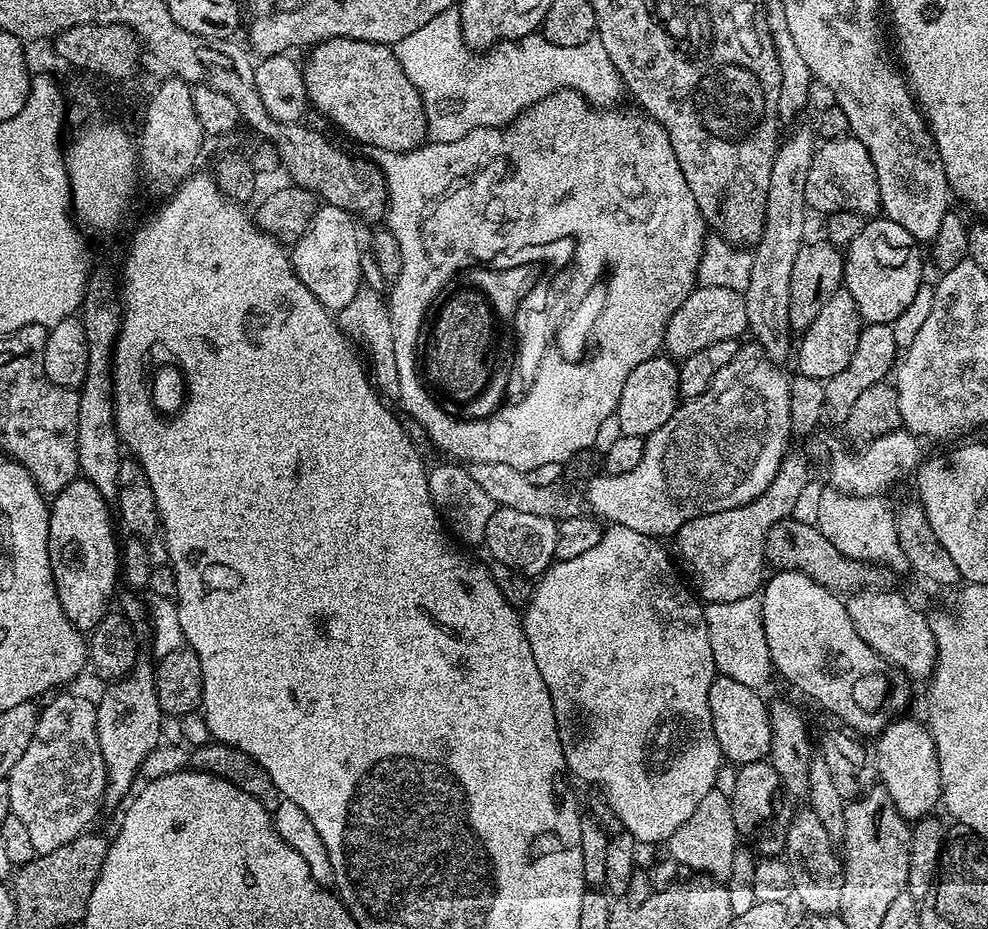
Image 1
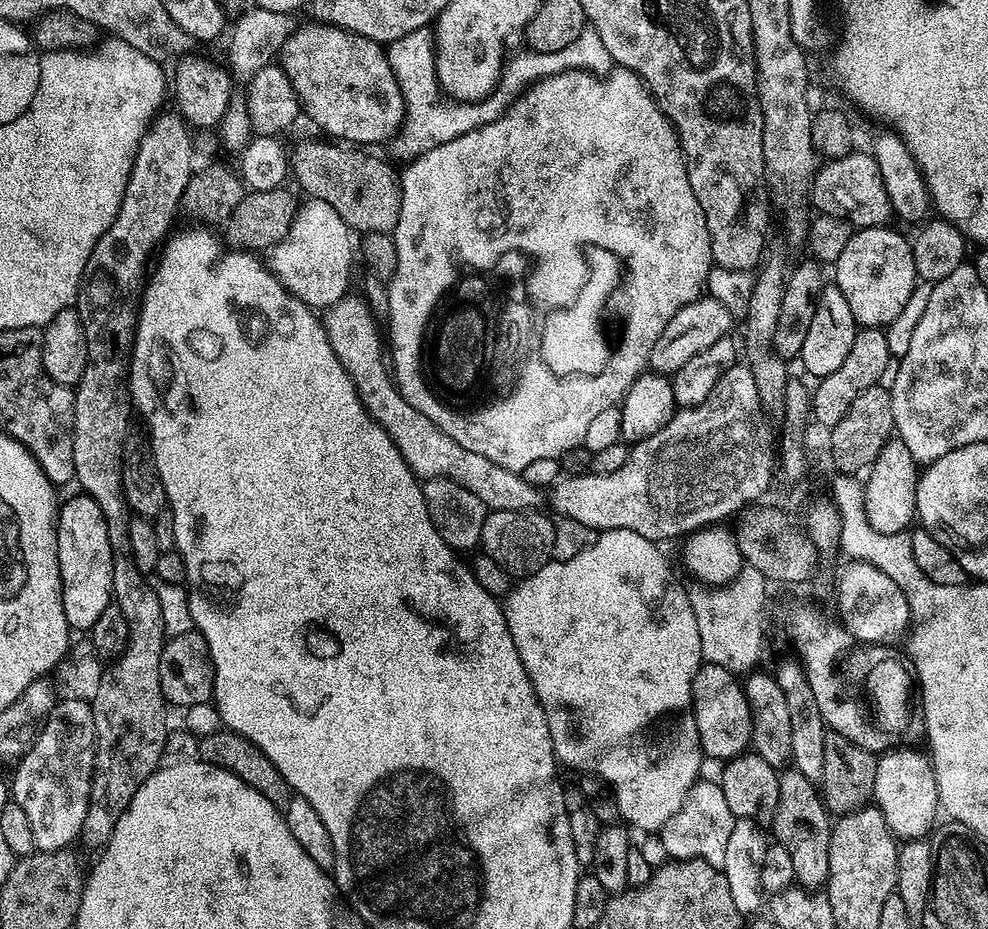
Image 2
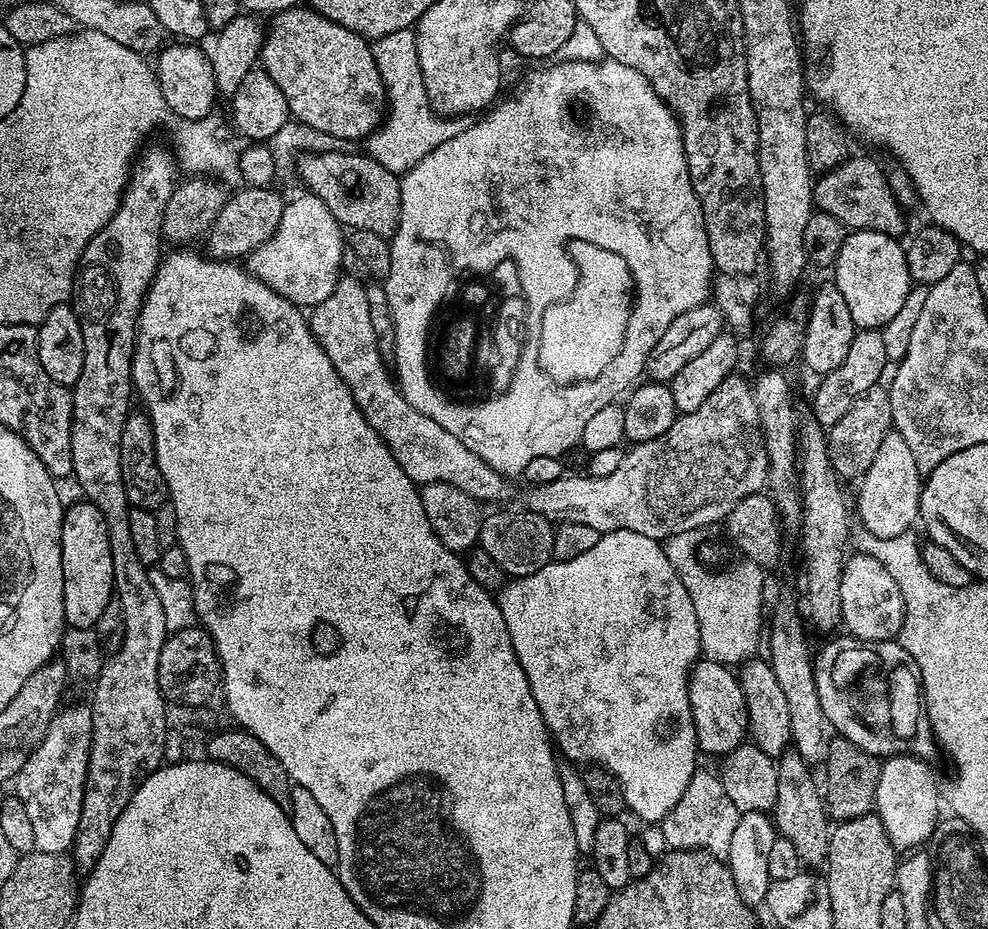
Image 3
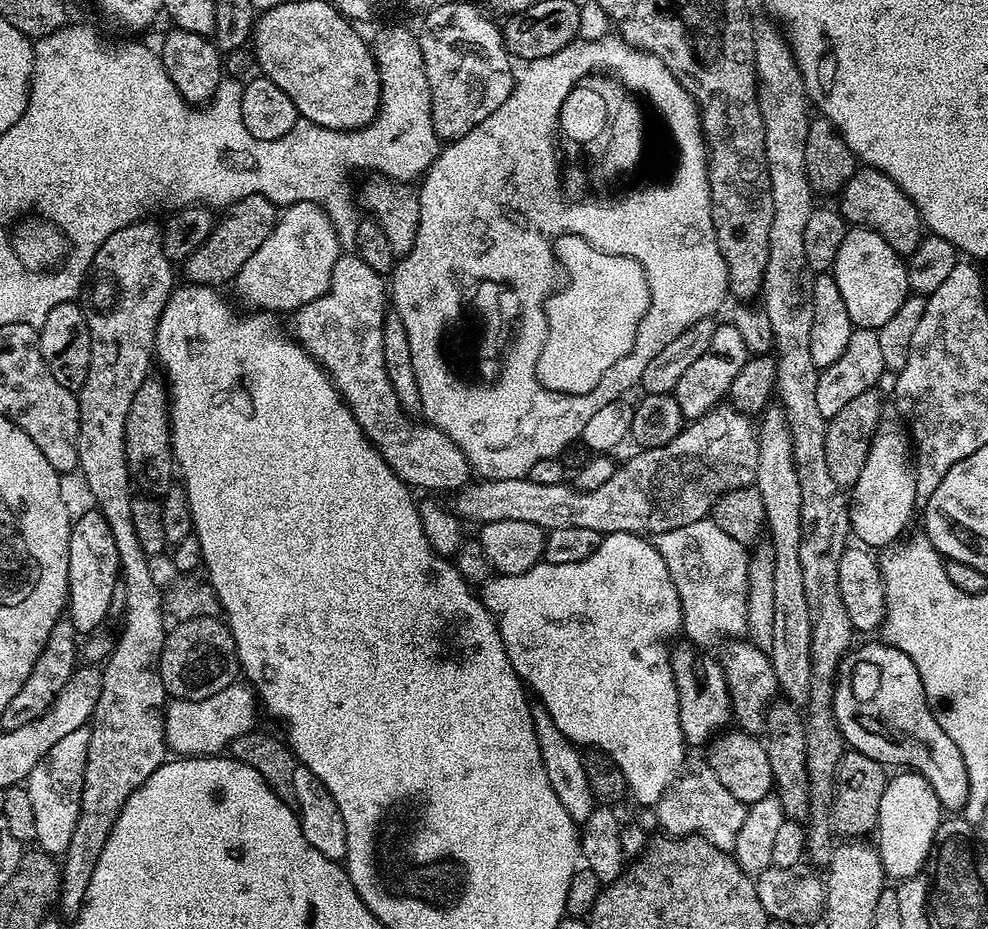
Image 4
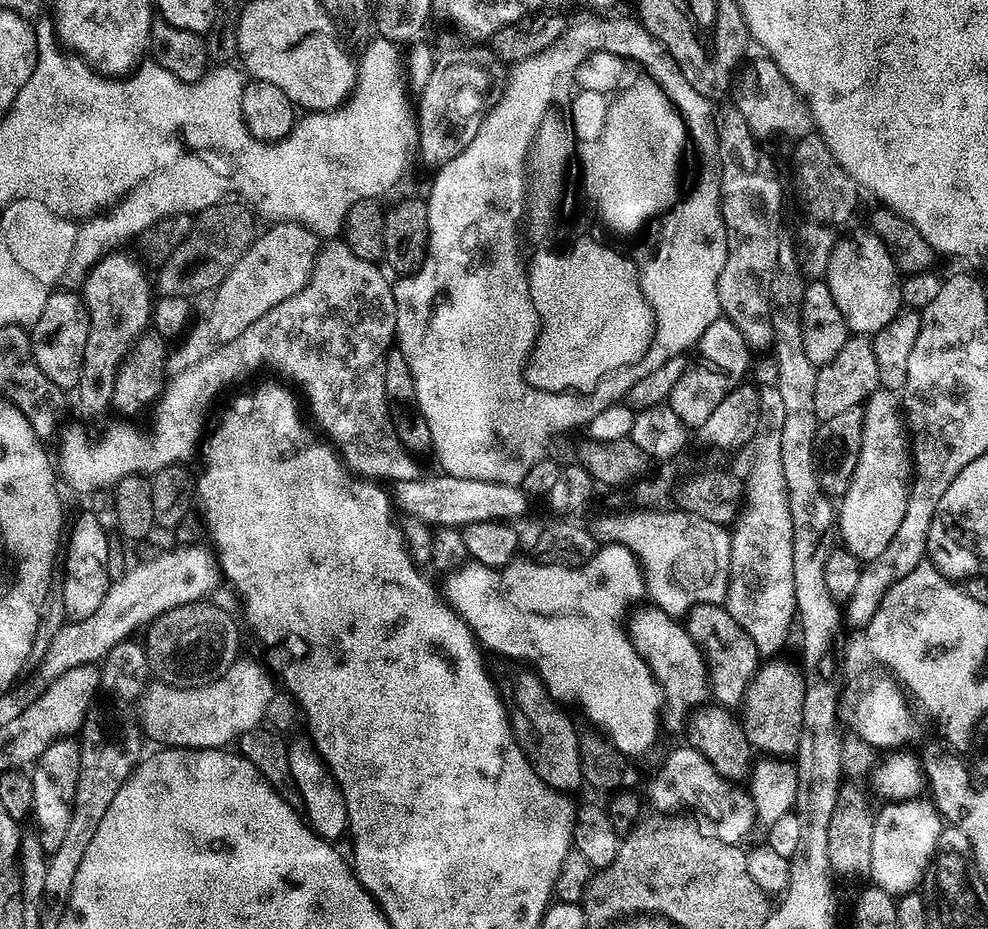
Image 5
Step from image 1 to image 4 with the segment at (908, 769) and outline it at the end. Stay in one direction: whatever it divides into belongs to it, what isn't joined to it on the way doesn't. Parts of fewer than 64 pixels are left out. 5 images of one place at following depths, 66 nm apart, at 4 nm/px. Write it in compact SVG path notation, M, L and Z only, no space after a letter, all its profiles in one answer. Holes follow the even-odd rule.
M900 770L896 777L889 779L882 790L882 800L878 806L878 818L874 829L874 847L880 854L880 861L884 867L885 877L899 882L910 876L915 876L921 871L920 867L929 863L930 857L934 851L932 839L938 830L942 819L942 809L938 798L934 794L934 786L922 778L922 774L911 770Z

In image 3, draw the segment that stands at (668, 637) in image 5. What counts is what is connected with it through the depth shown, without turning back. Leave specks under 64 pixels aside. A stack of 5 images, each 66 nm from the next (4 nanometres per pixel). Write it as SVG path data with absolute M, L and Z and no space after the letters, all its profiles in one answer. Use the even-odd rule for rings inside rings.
M705 658L696 661L688 674L688 702L696 728L696 746L701 753L709 752L723 758L730 750L745 743L748 717L739 679L723 664Z

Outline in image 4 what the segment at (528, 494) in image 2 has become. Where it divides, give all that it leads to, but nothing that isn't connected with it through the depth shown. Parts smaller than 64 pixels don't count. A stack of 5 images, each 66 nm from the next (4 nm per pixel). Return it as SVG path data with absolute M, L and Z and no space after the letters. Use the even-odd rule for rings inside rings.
M339 255L337 261L334 262L333 276L330 278L326 292L291 313L291 335L296 343L301 344L311 354L312 359L327 372L334 387L344 397L344 403L352 411L368 441L375 446L376 452L390 466L390 470L394 470L394 474L399 480L404 481L413 489L452 488L451 490L459 490L465 487L470 480L468 460L446 433L438 431L427 422L417 422L407 412L404 412L394 394L394 386L390 386L390 378L386 374L386 366L382 358L386 284L385 281L383 284L380 280L383 280L381 273L370 270L370 266L366 266L366 262L362 262L360 256Z

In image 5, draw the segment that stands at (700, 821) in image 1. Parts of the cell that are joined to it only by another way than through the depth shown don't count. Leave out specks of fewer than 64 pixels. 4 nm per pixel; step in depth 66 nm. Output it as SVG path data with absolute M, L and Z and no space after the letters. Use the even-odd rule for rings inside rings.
M691 746L676 748L660 766L656 777L648 784L646 800L653 804L655 811L660 814L684 814L701 812L709 820L711 831L722 842L740 844L748 836L748 831L754 828L756 811L751 795L744 792L743 787L728 780L708 759ZM689 808L689 810L687 809ZM692 811L692 812L691 812Z

